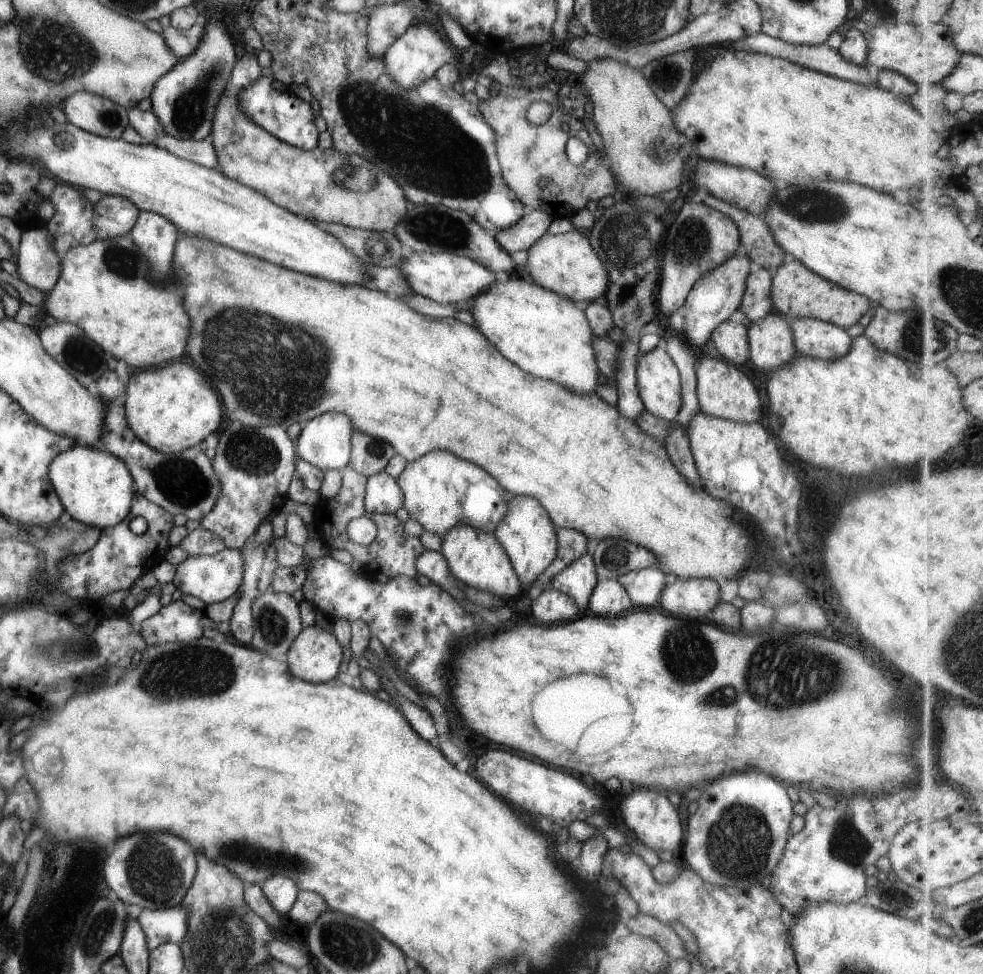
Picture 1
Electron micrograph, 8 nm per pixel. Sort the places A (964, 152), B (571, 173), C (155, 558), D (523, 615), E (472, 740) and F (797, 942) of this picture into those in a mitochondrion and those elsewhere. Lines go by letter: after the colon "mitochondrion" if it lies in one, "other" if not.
A: other
B: other
C: other
D: other
E: other
F: other

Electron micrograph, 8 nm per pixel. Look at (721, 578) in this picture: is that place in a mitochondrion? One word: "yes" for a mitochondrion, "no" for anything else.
no

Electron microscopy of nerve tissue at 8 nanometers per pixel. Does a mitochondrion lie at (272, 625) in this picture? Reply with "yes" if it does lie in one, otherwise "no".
yes

